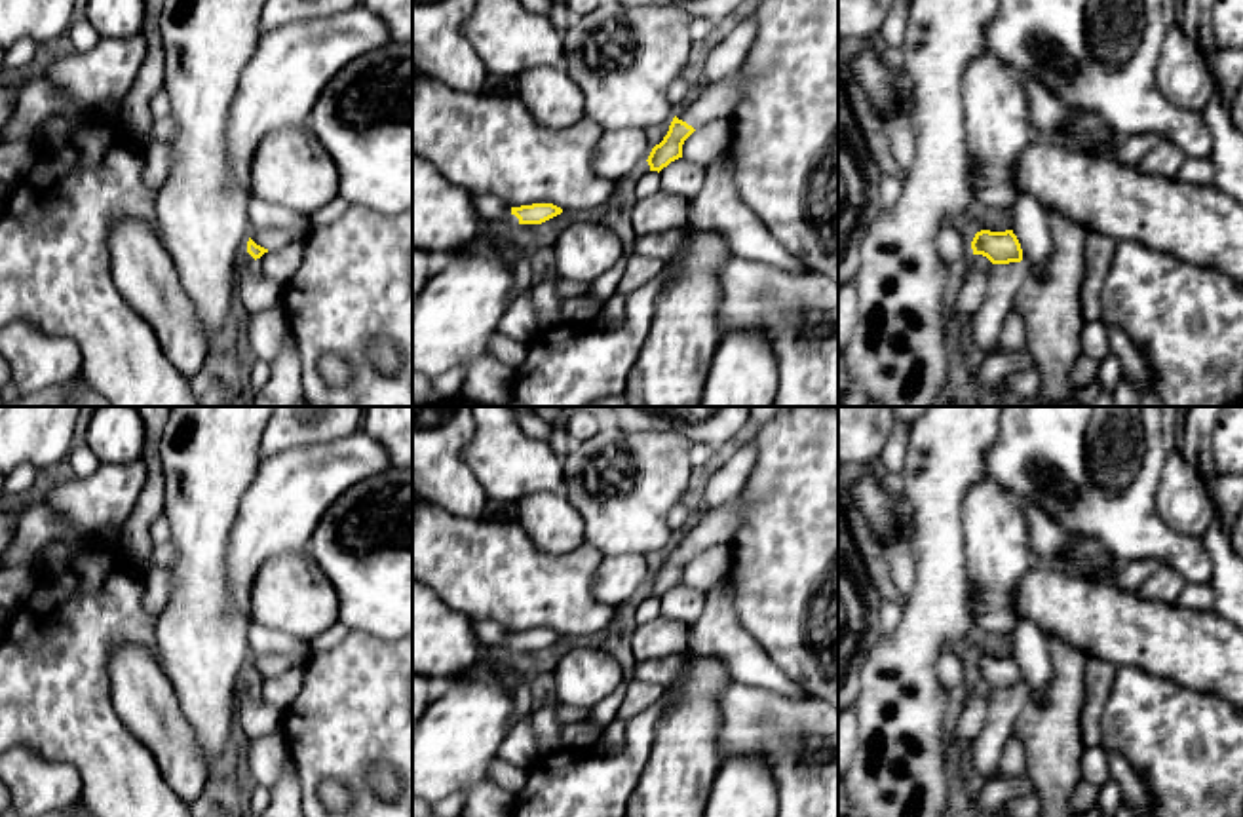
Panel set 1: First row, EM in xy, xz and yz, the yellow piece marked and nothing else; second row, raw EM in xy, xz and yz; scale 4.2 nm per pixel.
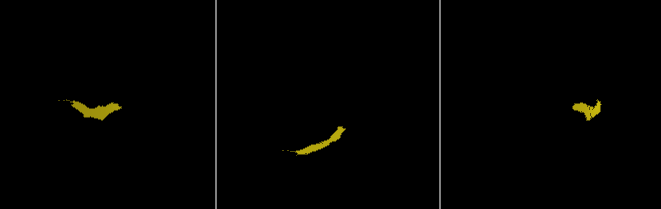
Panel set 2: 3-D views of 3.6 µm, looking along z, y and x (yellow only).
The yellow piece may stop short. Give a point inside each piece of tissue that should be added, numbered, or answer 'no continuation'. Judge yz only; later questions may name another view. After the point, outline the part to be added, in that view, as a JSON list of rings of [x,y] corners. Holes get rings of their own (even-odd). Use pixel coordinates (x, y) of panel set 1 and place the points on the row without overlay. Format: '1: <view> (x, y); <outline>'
no continuation

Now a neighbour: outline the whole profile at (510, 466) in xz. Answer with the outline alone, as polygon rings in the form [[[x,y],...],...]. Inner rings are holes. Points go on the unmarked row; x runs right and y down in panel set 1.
[[[471,407],[475,433],[462,460],[477,477],[487,500],[519,504],[542,494],[564,492],[563,460],[549,443],[534,441],[517,424],[513,407]]]

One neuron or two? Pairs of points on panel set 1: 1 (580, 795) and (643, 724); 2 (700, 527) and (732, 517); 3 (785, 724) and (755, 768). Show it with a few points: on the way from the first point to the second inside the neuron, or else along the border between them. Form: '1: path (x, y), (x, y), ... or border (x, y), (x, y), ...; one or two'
1: path (603, 785), (633, 760), (639, 747); one
2: path (707, 527), (725, 523); one
3: border (723, 759), (763, 755), (772, 768), (780, 797); two

